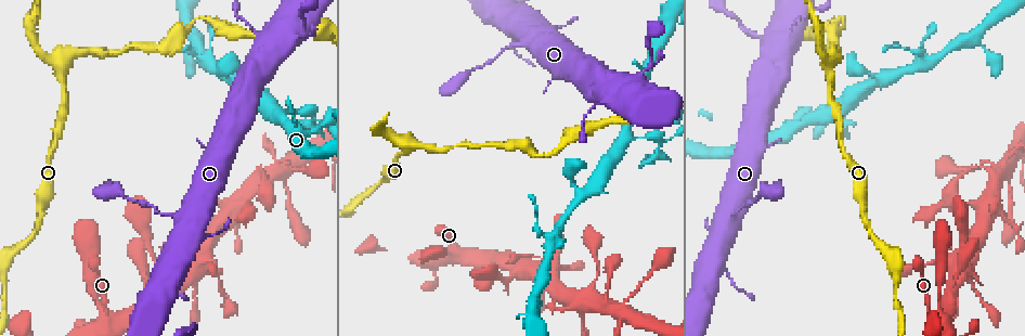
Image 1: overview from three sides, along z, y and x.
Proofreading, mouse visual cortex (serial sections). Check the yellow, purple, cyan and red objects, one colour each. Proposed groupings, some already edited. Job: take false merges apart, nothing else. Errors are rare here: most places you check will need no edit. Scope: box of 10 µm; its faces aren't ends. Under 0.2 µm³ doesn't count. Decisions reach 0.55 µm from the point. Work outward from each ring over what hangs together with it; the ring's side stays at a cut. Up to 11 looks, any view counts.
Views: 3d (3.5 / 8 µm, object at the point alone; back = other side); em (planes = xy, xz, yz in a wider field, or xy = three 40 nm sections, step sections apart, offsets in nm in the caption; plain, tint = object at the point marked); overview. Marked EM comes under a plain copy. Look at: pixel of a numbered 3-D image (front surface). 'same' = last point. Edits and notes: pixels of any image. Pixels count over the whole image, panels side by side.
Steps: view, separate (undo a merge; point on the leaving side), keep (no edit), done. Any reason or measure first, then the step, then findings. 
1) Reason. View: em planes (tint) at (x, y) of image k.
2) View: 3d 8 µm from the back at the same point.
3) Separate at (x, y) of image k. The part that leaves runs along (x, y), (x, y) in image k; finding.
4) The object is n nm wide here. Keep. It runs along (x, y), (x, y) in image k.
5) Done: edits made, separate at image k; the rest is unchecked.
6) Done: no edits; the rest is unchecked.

View: 3d 3.5 µm at (62, 63) of image 1.

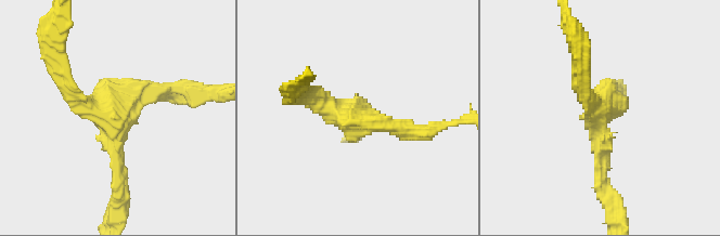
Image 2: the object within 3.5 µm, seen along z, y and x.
View: em xy step 2 (tint) at (357, 111) of image 2.

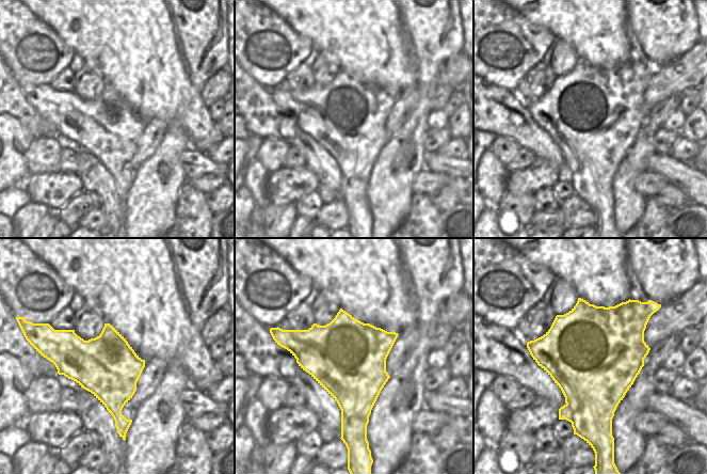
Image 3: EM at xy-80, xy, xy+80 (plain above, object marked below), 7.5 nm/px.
The arms are 200, 200, 250 nm wide. Keep. It runs along (120, 185), (114, 113), (138, 89), (174, 89) in image 2; one cell here.

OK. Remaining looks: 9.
Abrupt turn. View: 3d 3.5 µm at (541, 155) of image 1.

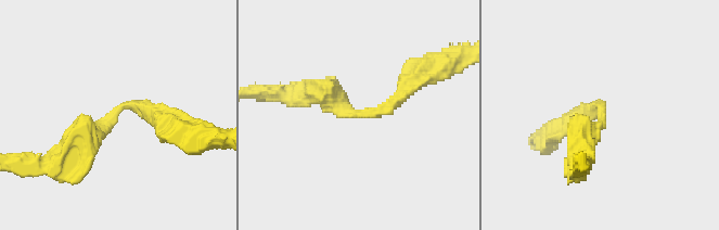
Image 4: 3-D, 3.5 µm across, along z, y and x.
The arms are 200, 300 nm wide. View: em xy step 2 (tint) at (122, 106) of image 4.

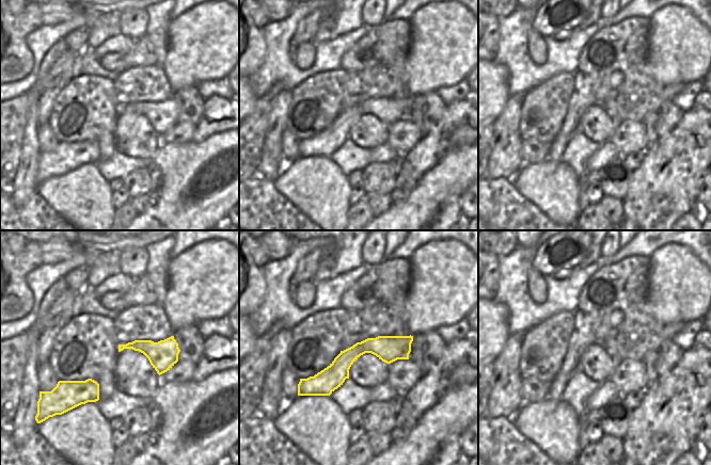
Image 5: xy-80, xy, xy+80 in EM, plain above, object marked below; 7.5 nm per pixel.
Keep. It runs along (410, 338), (360, 348), (302, 391) in image 5; continuous, no second cell.

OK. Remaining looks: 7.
Thick turns thin. View: 3d 3.5 µm at (288, 38) of image 1.

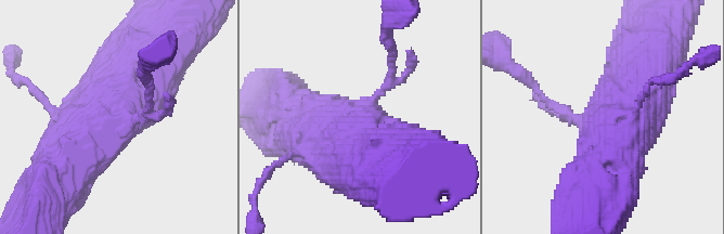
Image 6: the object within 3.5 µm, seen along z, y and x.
View: em planes (tint) at (121, 121) of image 6.

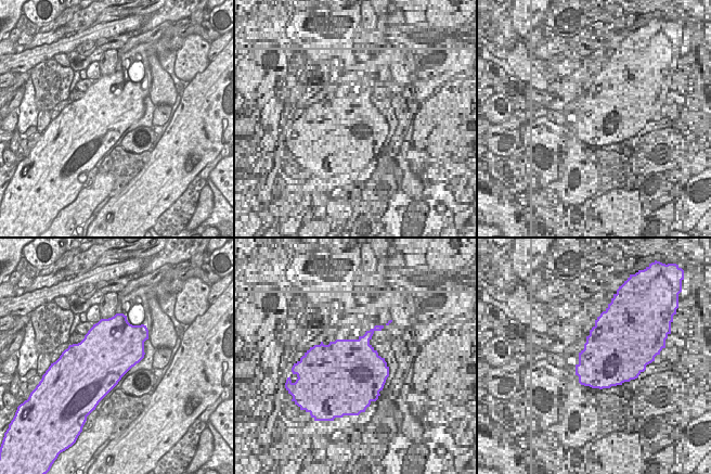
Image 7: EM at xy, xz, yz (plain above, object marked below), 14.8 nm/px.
Keep. It runs along (52, 191), (132, 78) in image 6; all the same cell.

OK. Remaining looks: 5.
A narrow waist. View: 3d 8 µm from the back at (317, 119) of image 1.

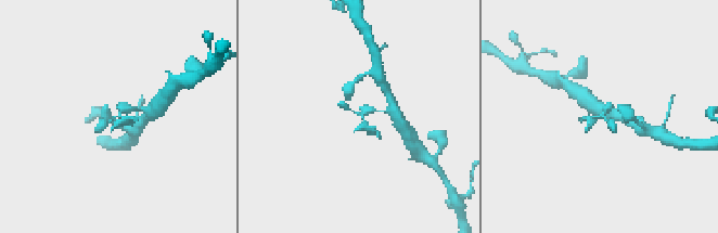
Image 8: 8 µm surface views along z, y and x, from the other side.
Need the tissue. View: em xy step 3 (tint) at the same point.

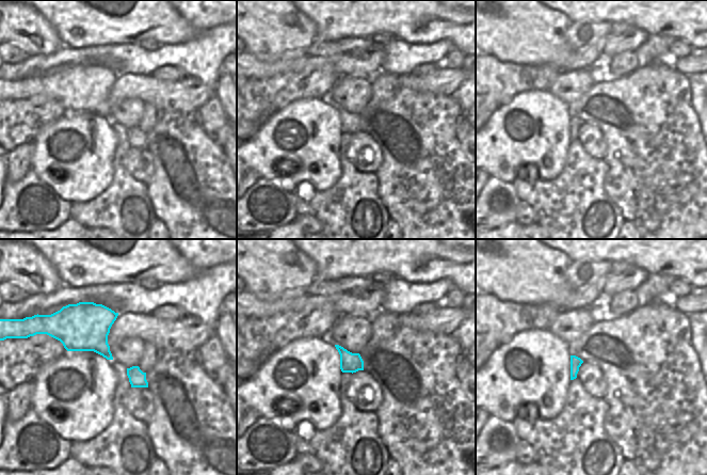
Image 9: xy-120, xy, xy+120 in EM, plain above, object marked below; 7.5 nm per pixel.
Keep. It runs along (143, 109), (123, 109), (99, 132) in image 8; continuous, no second cell.

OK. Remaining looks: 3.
Done: no edits; the rest is unchecked.

